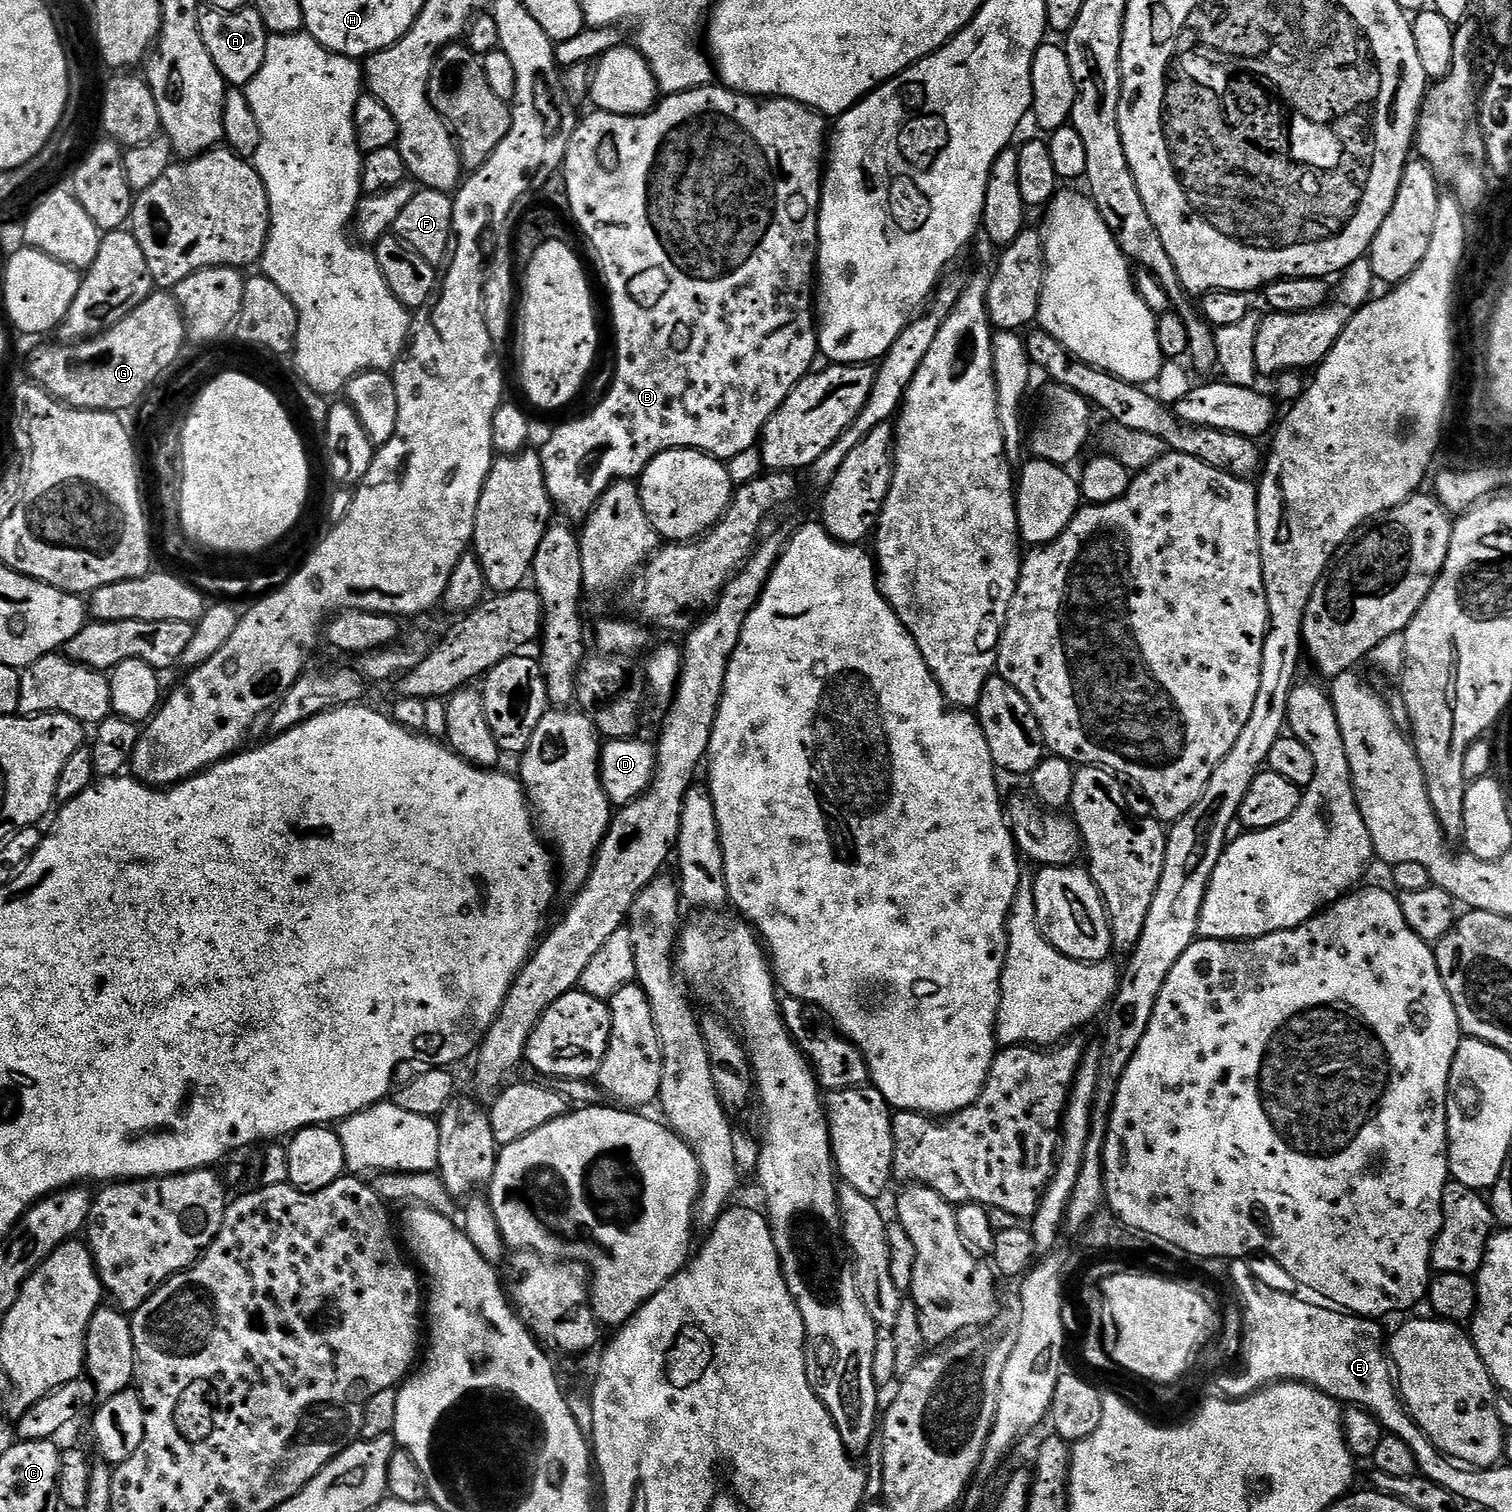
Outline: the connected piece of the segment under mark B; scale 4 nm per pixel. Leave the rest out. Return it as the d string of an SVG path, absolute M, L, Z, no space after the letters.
M705 86L695 88L689 92L673 92L665 95L650 112L645 112L642 116L619 116L599 110L592 110L588 117L581 119L577 123L574 134L570 138L568 153L562 165L562 177L564 176L564 188L568 191L568 208L572 211L572 216L576 219L578 227L584 231L584 236L588 239L588 244L592 247L592 252L596 255L596 264L604 271L604 284L608 287L608 292L612 295L612 324L616 327L616 381L608 388L608 393L604 396L604 401L593 410L589 416L584 416L581 420L572 420L569 424L564 424L561 428L556 428L552 432L552 437L545 442L544 448L539 449L542 470L546 478L546 490L553 505L569 521L583 521L588 513L596 507L596 503L602 498L604 491L617 480L635 481L646 470L646 466L658 454L662 454L671 448L698 448L709 456L716 457L717 460L732 462L735 456L740 456L743 452L748 452L757 447L758 441L764 431L766 422L779 410L782 402L794 390L794 386L802 377L809 375L810 362L818 351L818 320L814 315L814 269L816 266L816 246L819 244L818 238L818 212L820 211L820 185L822 183L822 161L826 156L826 128L824 132L825 117L821 113L813 112L812 109L799 104L793 100L781 100L779 98L761 98L749 96L742 92L734 92L731 88L723 86Z

